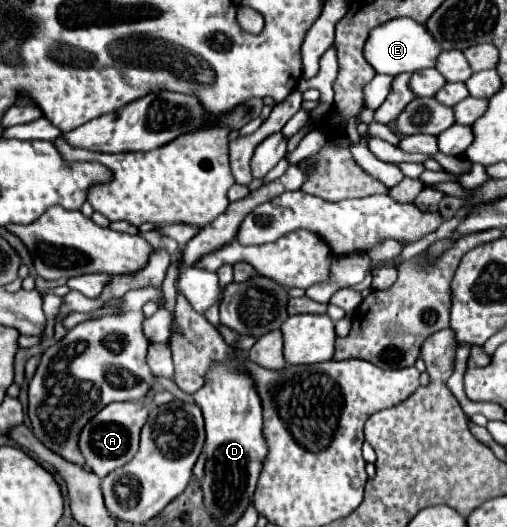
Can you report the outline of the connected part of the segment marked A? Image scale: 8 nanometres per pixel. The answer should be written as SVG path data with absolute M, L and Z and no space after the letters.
M115 402L95 414L79 434L79 450L85 458L85 466L91 468L99 478L105 478L115 468L127 464L139 446L139 432L147 420L147 408L141 402Z

